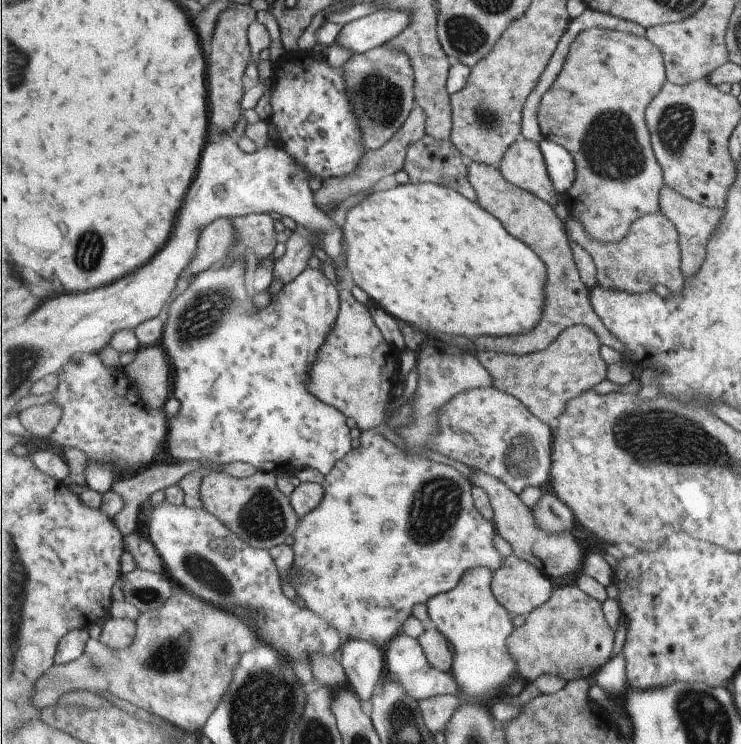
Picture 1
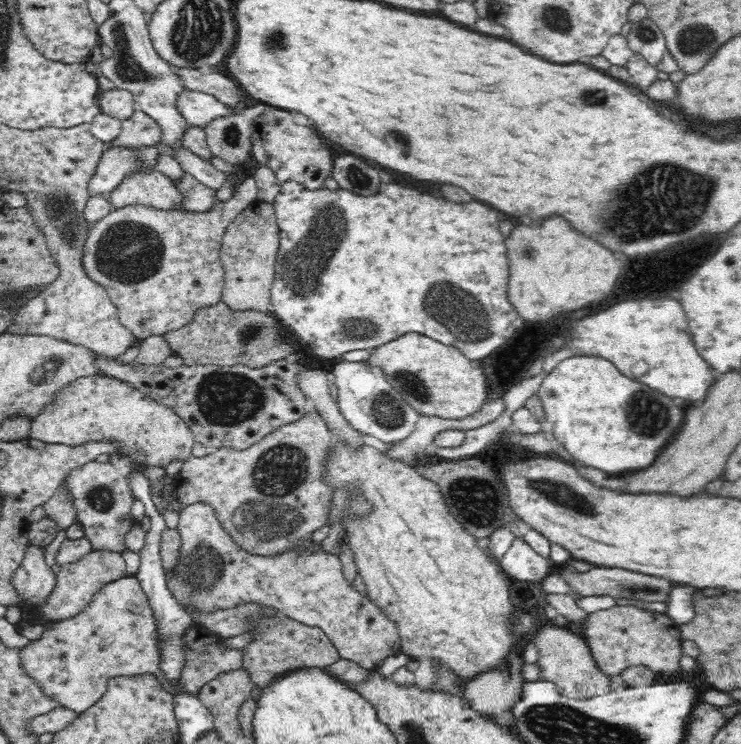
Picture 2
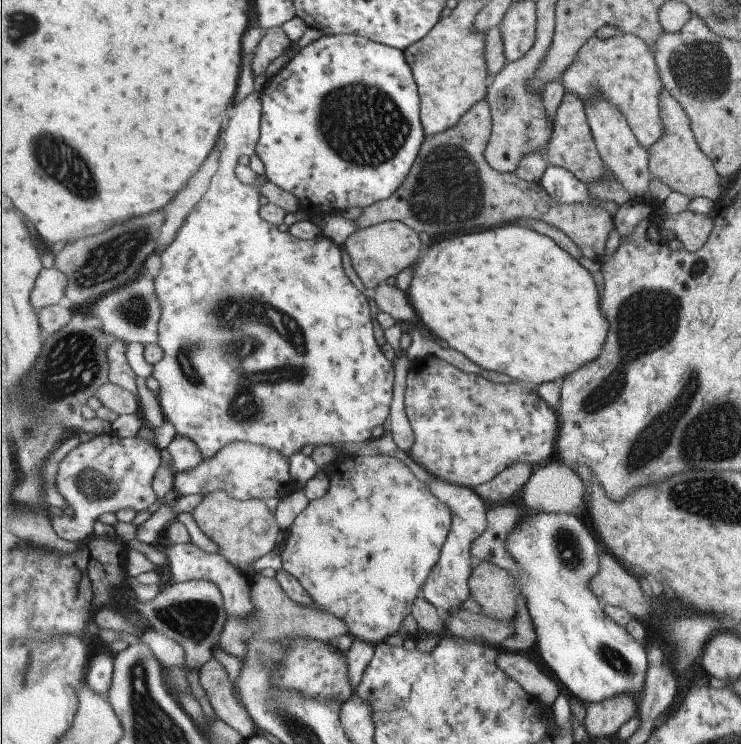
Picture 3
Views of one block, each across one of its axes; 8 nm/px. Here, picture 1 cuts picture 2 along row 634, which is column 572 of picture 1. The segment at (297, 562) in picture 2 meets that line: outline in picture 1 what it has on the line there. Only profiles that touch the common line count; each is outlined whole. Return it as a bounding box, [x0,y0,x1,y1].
[476,325,609,422]

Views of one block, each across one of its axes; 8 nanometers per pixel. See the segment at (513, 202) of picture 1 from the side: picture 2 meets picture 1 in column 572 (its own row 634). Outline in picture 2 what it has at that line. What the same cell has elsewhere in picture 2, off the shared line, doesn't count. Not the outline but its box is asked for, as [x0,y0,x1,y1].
[241,610,341,687]

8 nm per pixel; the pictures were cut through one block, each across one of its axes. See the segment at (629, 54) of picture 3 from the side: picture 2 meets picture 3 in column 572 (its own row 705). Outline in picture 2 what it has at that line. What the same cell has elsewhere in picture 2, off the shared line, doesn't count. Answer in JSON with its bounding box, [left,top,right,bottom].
[22,576,176,714]

